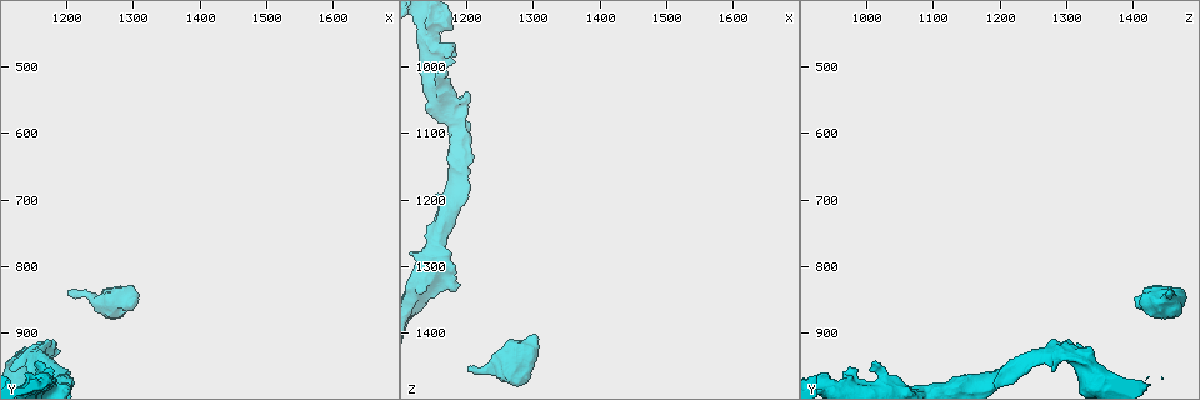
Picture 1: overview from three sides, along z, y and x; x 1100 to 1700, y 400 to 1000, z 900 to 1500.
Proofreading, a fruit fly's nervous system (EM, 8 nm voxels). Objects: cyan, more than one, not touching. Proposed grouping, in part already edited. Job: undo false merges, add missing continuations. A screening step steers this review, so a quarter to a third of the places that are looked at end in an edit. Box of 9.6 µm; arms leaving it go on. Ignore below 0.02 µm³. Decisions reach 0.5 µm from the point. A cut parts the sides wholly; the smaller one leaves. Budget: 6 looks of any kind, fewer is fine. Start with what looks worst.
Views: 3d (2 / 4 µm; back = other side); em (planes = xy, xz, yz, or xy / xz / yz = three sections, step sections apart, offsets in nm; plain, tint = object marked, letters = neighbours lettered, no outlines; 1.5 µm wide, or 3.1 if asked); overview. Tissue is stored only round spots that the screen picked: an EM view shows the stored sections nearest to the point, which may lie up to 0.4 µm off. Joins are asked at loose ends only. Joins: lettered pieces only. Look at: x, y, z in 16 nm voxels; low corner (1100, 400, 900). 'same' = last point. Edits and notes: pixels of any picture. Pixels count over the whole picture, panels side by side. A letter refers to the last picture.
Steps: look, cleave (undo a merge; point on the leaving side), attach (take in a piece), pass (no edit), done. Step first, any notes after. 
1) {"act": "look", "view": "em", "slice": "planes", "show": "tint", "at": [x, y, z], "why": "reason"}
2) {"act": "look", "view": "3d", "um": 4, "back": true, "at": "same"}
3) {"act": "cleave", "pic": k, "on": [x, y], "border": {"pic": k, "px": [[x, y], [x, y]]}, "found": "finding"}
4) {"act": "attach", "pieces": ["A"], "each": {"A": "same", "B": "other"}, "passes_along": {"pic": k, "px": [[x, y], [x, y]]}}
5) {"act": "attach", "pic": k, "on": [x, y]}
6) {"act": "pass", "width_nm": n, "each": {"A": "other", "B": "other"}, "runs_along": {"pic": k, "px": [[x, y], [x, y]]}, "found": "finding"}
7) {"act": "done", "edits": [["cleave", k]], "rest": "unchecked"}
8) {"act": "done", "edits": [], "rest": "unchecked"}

{"act": "look", "view": "em", "slice": "xz", "step": 8, "show": "letters", "at": [1205, 845, 1450], "why": "an open end"}

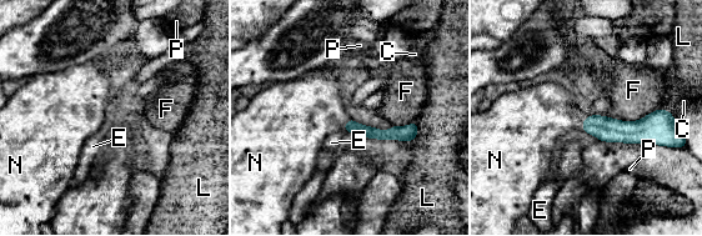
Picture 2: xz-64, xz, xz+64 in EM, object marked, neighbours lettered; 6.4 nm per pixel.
{"act": "attach", "pieces": ["N"], "longest_contact_nm": ["F", 340], "each": {"C": "other", "E": "other", "F": "other", "L": "other", "N": "same", "P": "other"}, "found": "it goes on there"}

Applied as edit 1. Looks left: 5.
{"act": "look", "view": "3d", "um": 4, "back": true, "at": [1310, 845, 1410], "why": "thick end"}

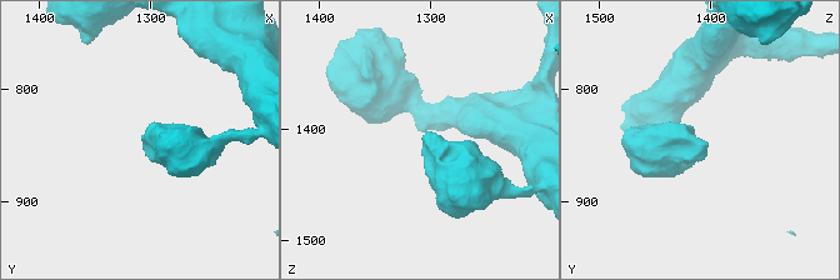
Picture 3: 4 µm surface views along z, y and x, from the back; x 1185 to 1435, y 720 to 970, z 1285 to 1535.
{"act": "look", "view": "em", "slice": "planes", "show": "letters", "at": [1306, 850, 1408], "why": "shape alone is not enough"}

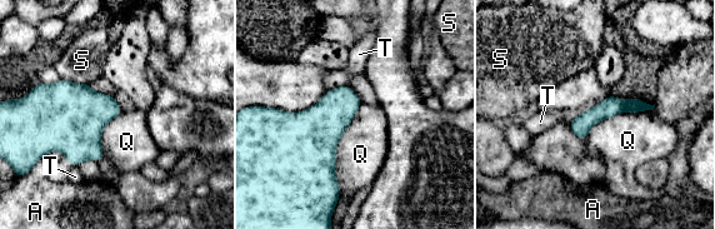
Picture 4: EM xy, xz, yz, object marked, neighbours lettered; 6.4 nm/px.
{"act": "pass", "each": {"A": "other", "Q": "other", "S": "other", "T": "other"}, "found": "none of them fits"}

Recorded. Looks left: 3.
{"act": "look", "view": "3d", "um": 2, "at": [1150, 935, 1310], "why": "arms part here"}

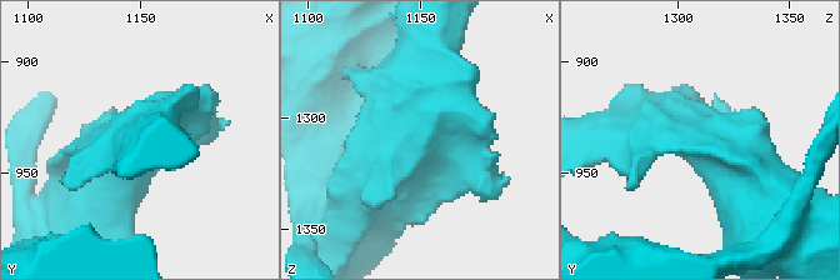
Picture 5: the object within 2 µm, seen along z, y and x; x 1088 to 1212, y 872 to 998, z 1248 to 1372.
{"act": "look", "view": "em", "slice": "xy", "step": 8, "show": "tint", "at": [1154, 932, 1310]}

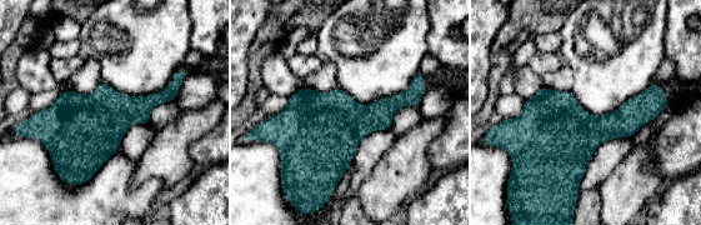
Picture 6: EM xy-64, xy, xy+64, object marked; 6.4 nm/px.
{"act": "look", "view": "em", "slice": "planes", "show": "letters", "at": "same"}

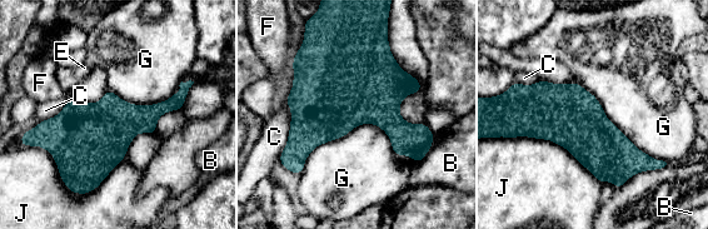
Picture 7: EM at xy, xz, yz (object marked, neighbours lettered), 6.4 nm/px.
{"act": "pass", "longest_contact_nm": ["J", 800], "each": {"B": "other", "C": "other", "E": "other", "F": "other", "G": "other", "J": "other"}, "found": "continuous, no second cell"}

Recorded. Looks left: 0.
{"act": "done", "edits": [["attach", 2]], "rest": "unchecked"}

